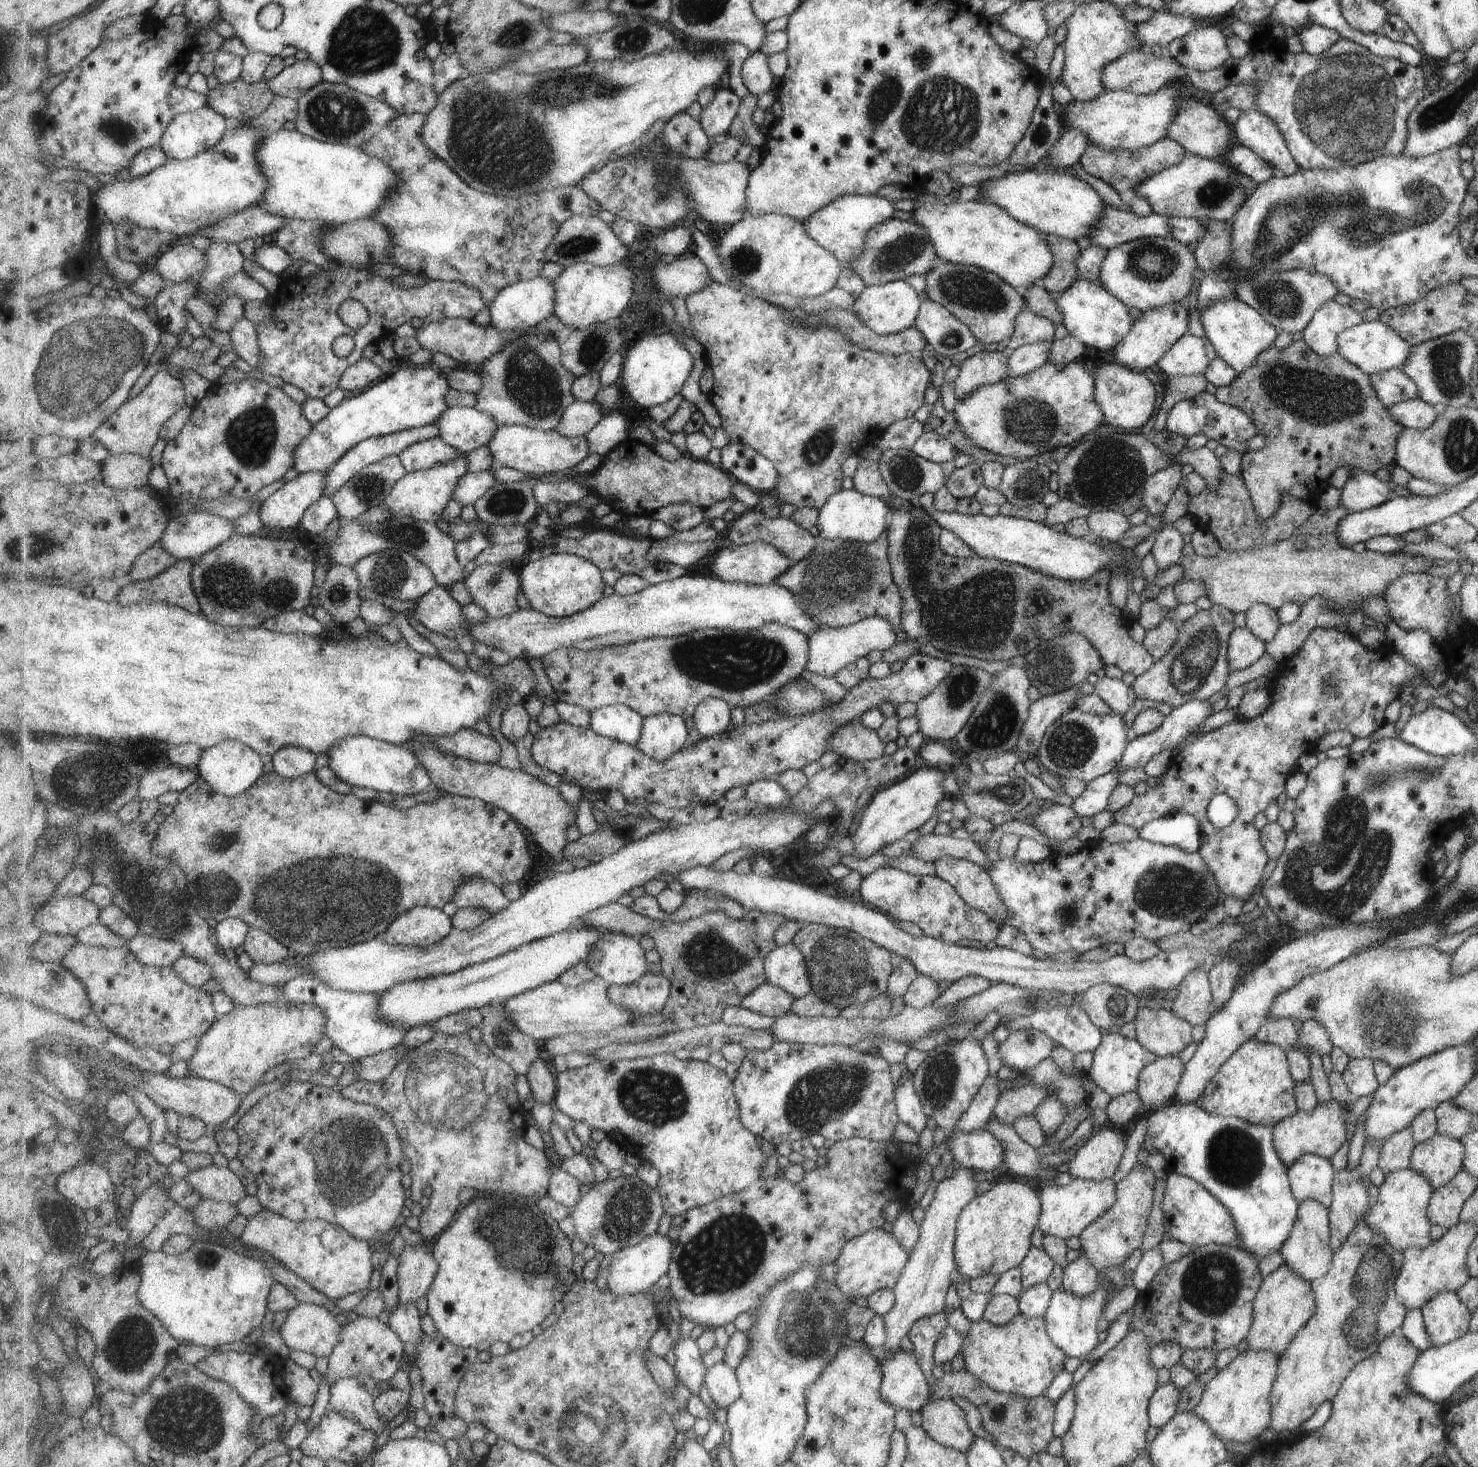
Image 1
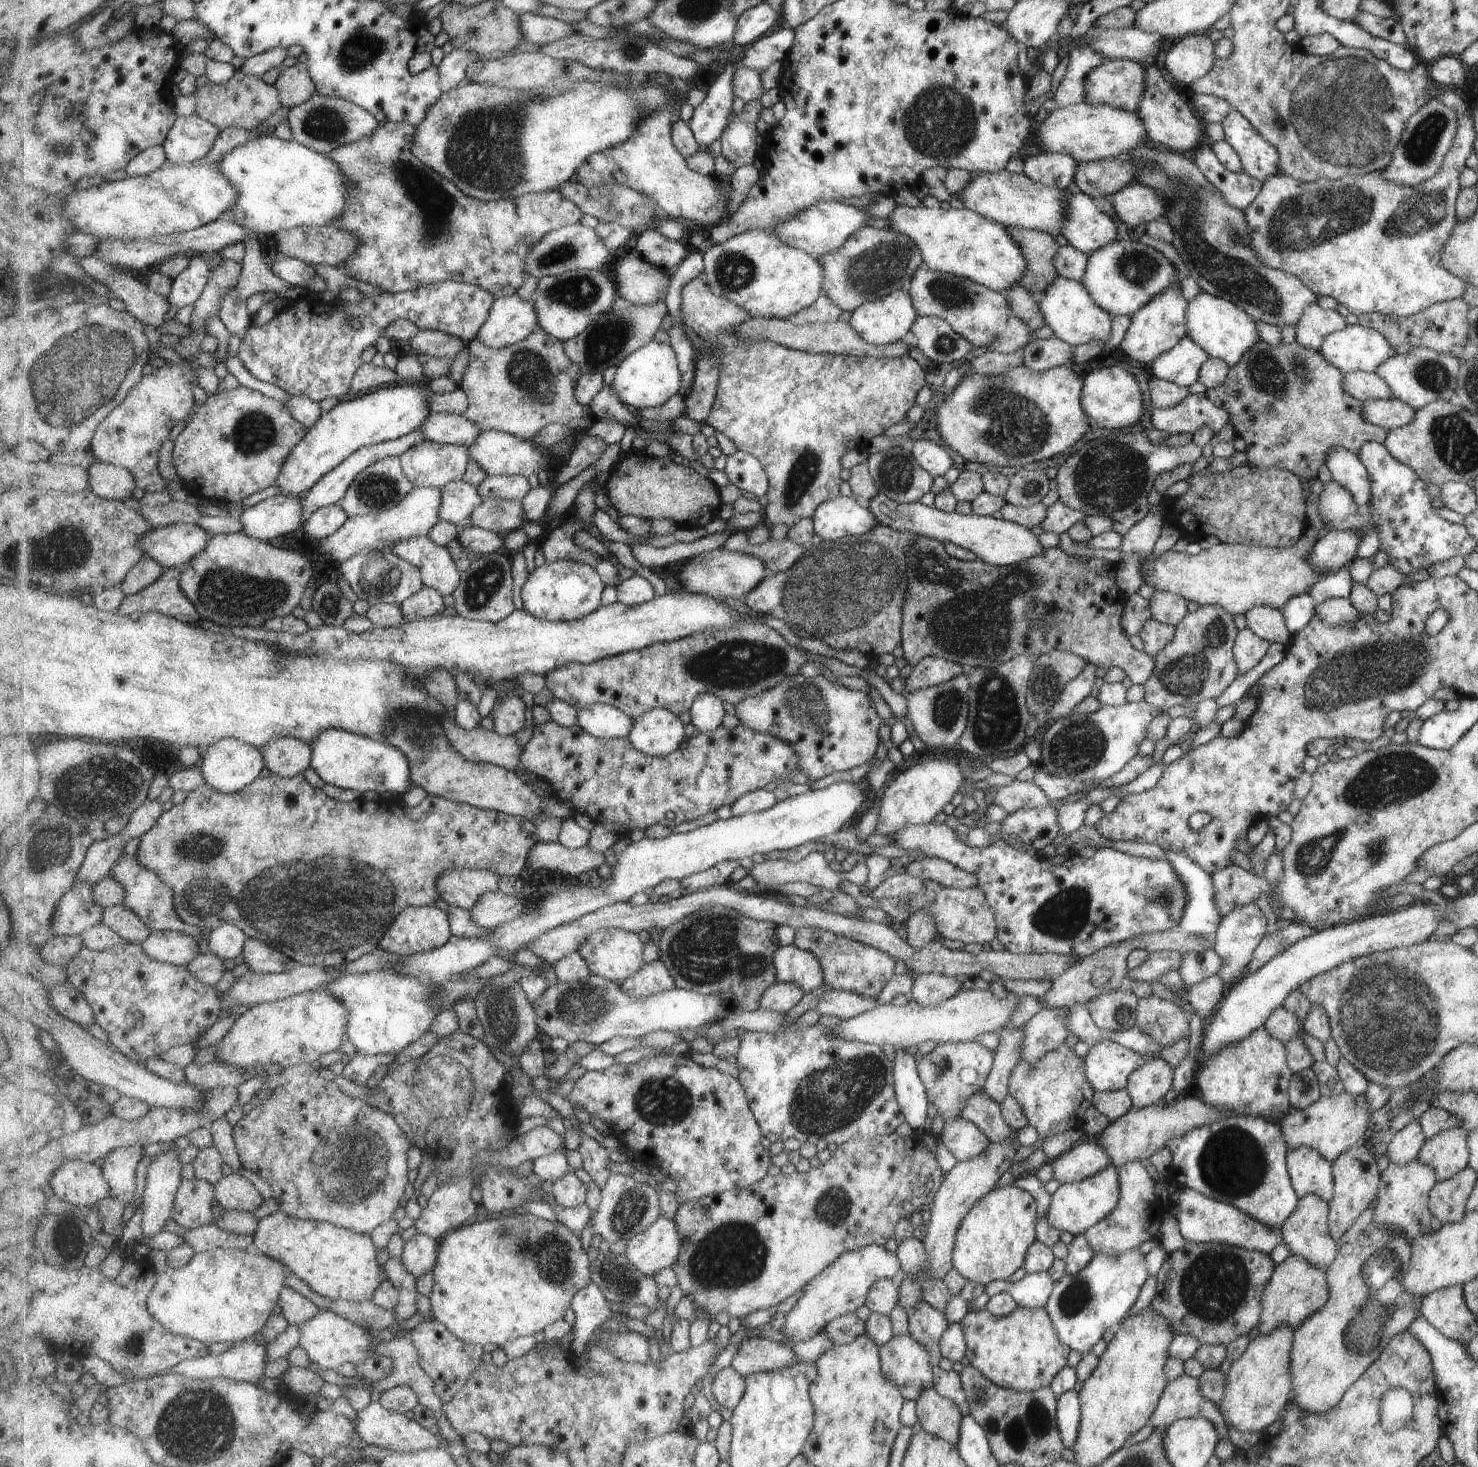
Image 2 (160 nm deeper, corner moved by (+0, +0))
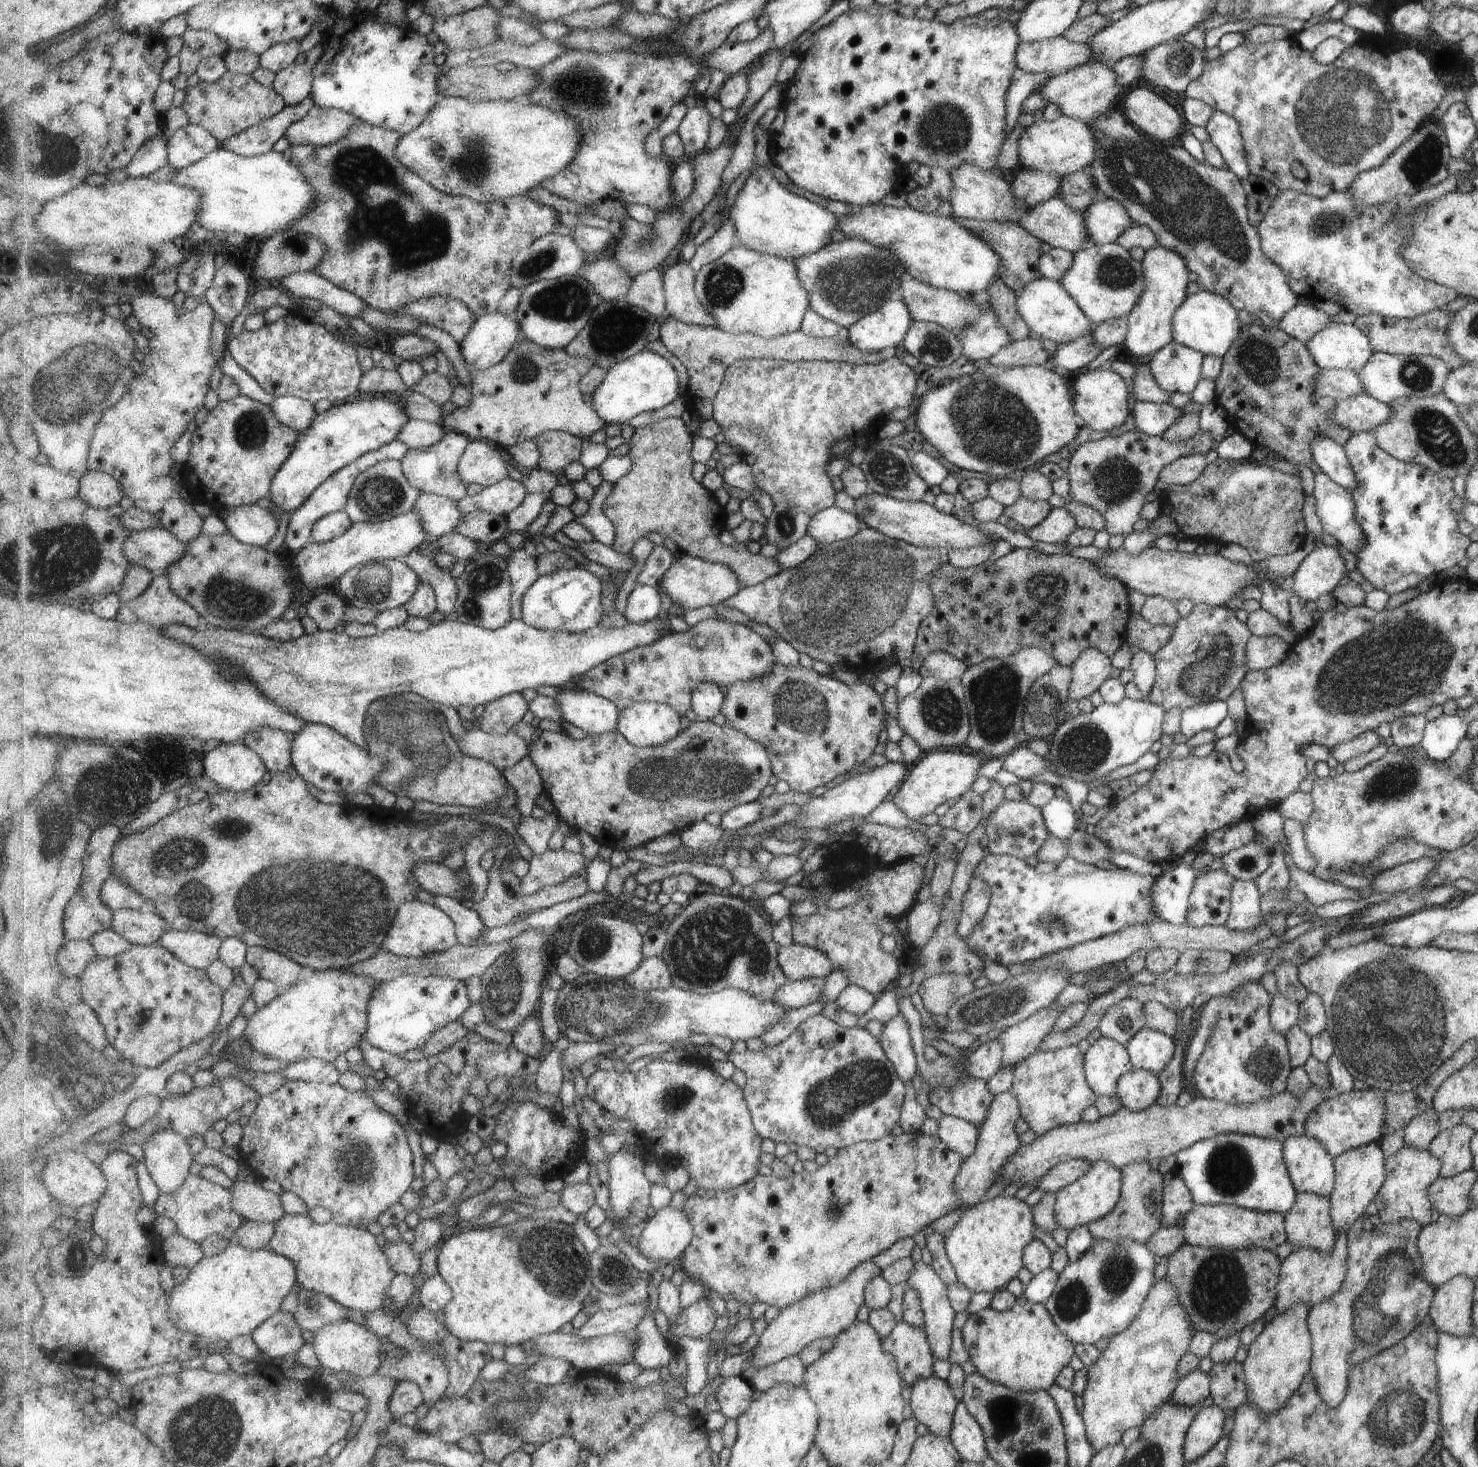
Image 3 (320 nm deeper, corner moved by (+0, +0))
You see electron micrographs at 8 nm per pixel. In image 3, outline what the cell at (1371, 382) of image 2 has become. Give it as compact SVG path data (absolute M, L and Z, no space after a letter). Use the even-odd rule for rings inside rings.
M1322 369L1314 380L1314 391L1334 401L1364 393L1356 372L1349 369Z

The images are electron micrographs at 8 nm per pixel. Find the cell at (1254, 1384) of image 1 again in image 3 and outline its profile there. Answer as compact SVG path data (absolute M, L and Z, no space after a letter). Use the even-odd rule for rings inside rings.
M1304 1302L1295 1303L1272 1318L1248 1345L1245 1359L1240 1364L1246 1384L1246 1400L1263 1413L1277 1411L1301 1384L1310 1370L1313 1344L1306 1318L1309 1308Z

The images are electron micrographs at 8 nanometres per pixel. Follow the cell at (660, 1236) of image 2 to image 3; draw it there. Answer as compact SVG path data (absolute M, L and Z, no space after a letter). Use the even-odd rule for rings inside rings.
M668 1204L646 1222L639 1236L639 1252L647 1258L677 1265L694 1236L690 1216Z

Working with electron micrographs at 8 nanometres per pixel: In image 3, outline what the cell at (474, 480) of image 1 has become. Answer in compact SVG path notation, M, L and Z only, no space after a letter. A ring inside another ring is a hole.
M422 493L414 508L421 513L423 528L436 538L453 532L463 518L458 502L444 496Z

